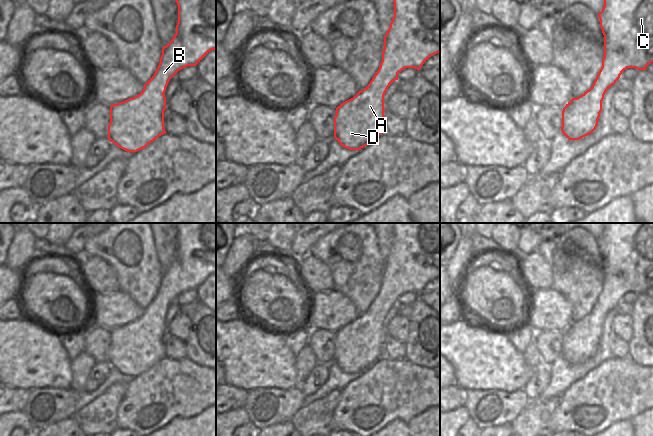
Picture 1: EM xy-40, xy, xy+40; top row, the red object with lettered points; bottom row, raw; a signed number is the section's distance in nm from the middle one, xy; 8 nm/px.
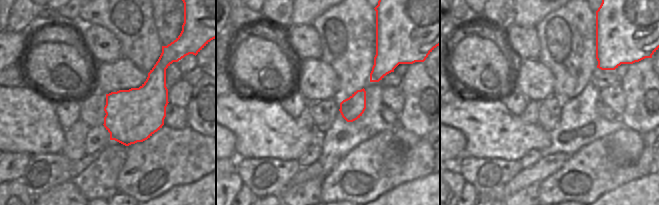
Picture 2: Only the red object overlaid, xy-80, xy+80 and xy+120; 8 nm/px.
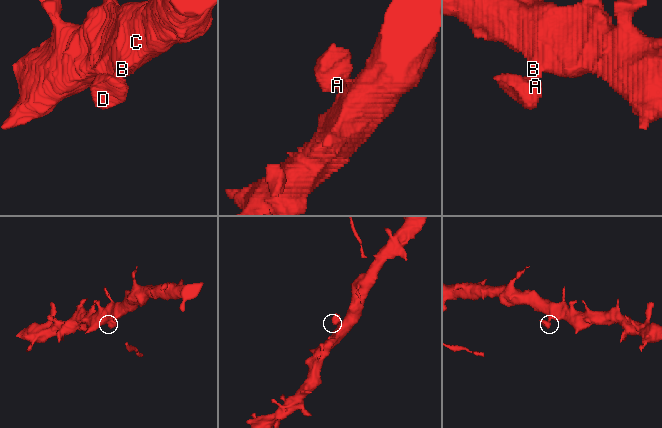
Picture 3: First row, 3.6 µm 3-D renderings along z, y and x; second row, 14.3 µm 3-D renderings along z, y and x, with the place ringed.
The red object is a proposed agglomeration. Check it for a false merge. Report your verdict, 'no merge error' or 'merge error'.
no merge error

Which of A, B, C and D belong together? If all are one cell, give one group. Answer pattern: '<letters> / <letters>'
A B C D

